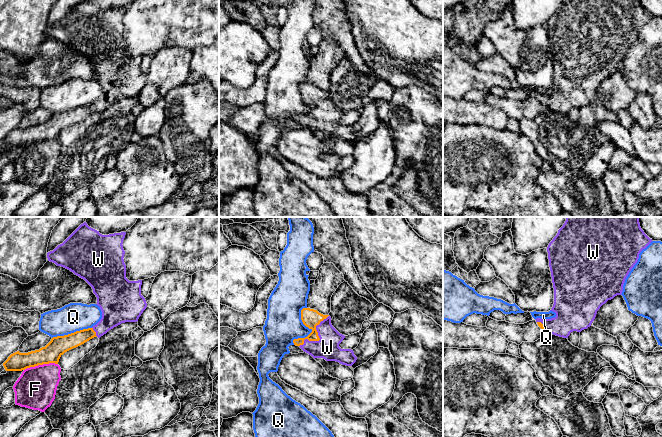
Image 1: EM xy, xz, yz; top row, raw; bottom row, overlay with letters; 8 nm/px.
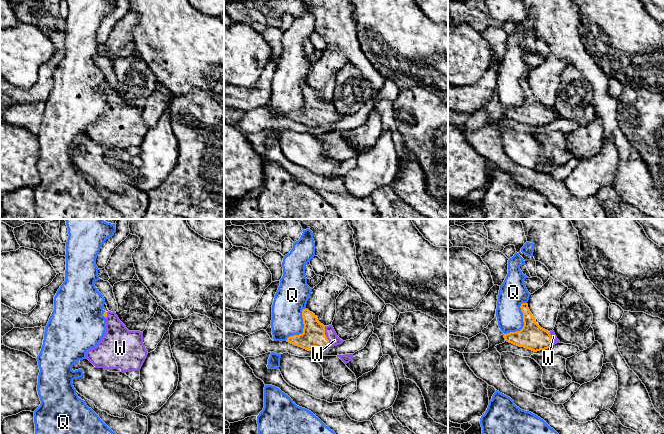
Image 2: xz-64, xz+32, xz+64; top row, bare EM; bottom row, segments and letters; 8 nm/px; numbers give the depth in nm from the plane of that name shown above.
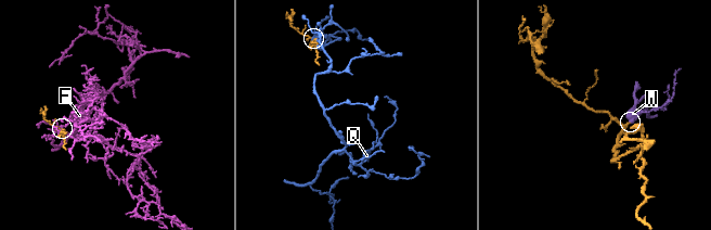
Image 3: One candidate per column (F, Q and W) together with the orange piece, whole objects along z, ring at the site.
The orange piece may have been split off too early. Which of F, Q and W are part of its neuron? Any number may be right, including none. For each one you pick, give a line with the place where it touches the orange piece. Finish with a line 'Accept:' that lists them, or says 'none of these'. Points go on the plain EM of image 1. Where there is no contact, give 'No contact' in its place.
W: Touches orange at xz (319, 114)
Accept: W

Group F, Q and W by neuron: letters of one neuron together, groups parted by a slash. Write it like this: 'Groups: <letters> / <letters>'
Groups: F / Q / W

